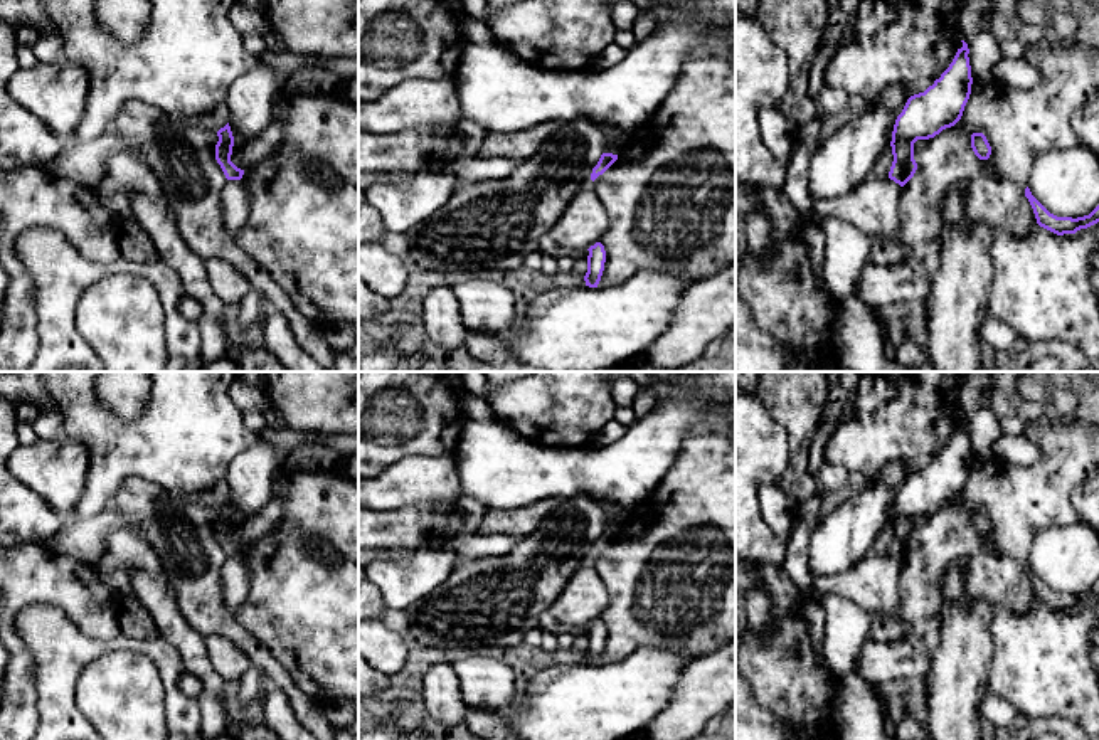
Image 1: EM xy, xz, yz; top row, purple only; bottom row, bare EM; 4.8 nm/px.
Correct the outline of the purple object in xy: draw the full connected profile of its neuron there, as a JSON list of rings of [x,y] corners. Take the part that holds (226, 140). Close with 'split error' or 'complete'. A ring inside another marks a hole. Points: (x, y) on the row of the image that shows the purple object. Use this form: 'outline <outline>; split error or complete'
outline [[[229,123],[217,131],[217,136],[219,136],[219,141],[215,145],[217,163],[220,165],[227,180],[241,180],[244,175],[244,170],[237,168],[231,161],[234,136],[232,136]]]; complete

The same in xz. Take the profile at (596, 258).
outline [[[596,242],[587,251],[589,251],[587,272],[584,276],[584,281],[586,281],[586,286],[597,288],[603,271],[604,271],[606,251],[601,242]]]; complete

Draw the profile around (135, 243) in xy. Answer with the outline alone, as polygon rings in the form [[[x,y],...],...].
[[[138,219],[121,222],[119,237],[121,256],[135,262],[155,262],[160,254]]]

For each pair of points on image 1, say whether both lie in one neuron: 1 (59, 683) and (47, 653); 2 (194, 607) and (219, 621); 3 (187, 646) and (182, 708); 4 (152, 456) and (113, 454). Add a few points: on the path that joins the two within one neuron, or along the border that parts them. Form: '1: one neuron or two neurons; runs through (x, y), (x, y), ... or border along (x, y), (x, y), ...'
1: one neuron; runs through (56, 676), (54, 660)
2: one neuron; runs through (201, 607), (212, 618)
3: two neurons; border along (196, 700), (201, 710), (201, 722)
4: one neuron; runs through (142, 454), (123, 454)

